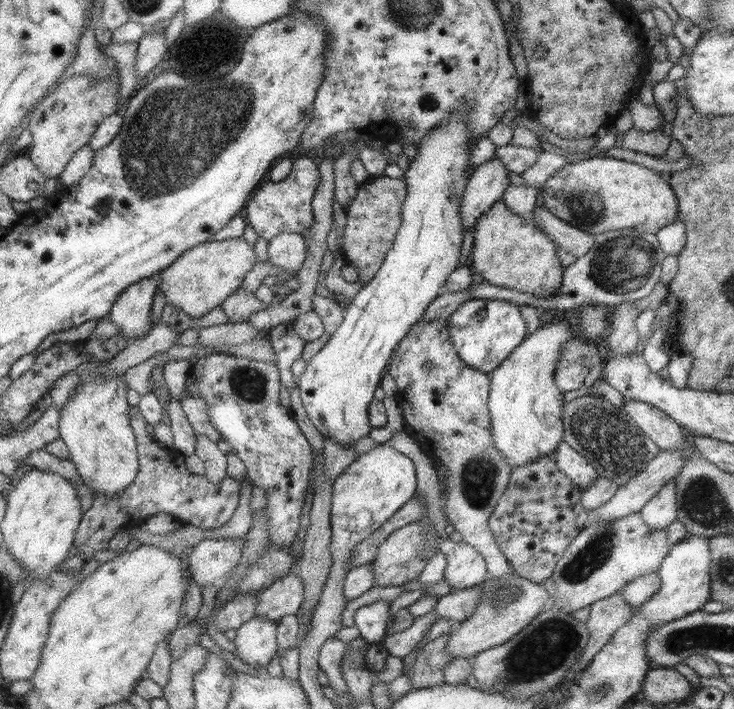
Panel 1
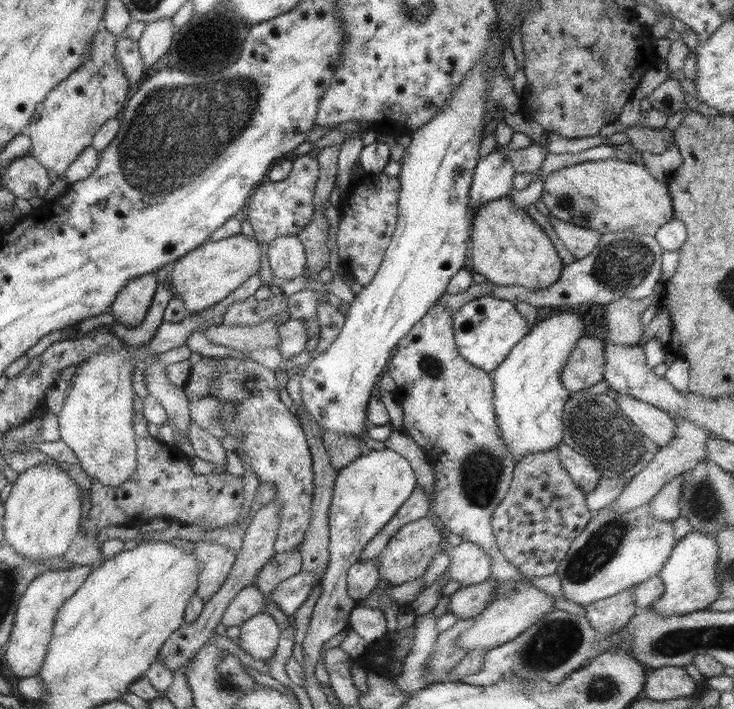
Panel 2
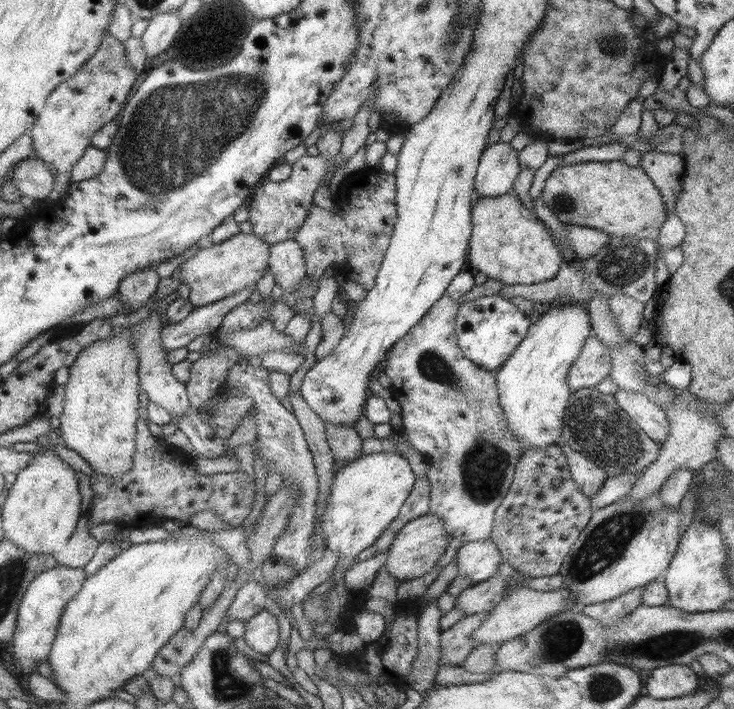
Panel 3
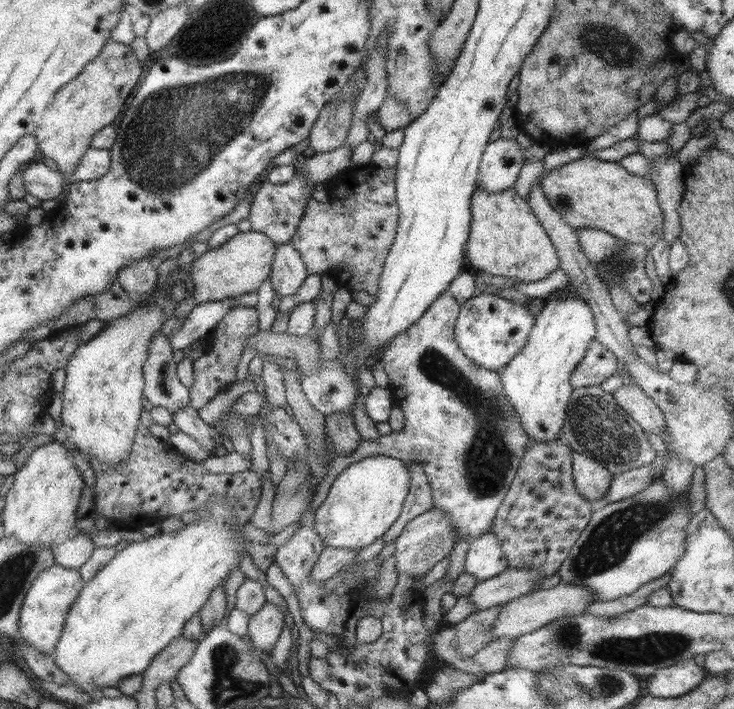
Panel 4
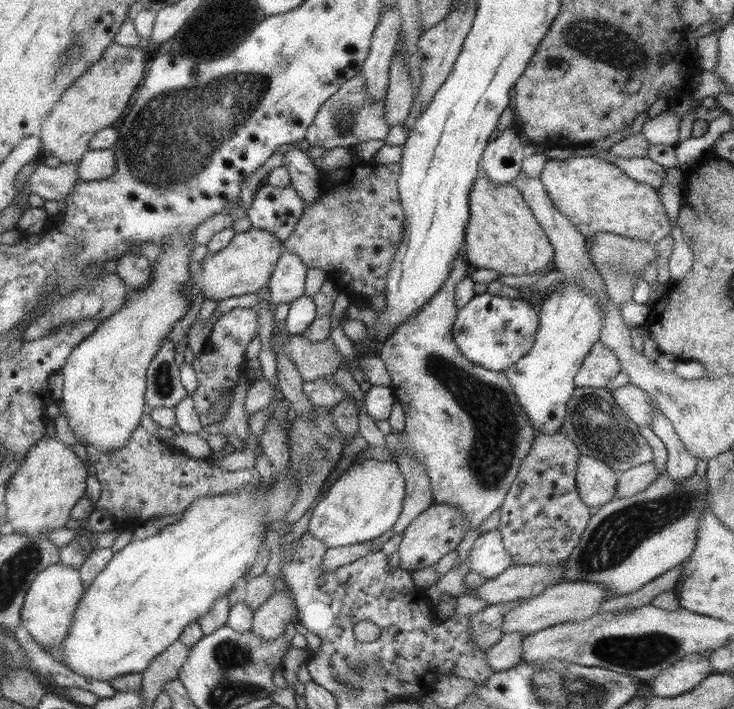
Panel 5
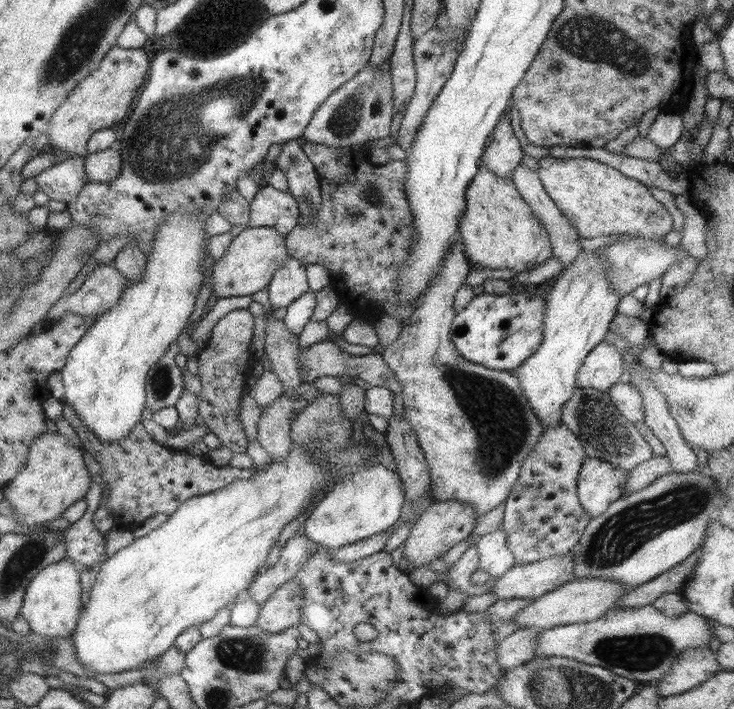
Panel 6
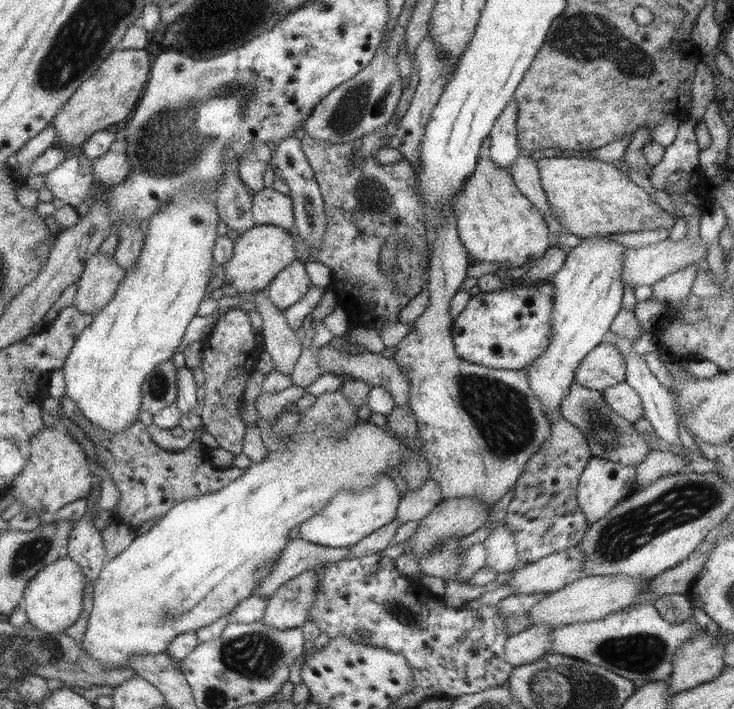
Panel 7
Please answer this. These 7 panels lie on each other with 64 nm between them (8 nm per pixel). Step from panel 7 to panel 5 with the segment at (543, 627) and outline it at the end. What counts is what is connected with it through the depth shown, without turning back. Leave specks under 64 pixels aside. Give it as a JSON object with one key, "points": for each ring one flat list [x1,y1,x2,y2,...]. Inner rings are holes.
{"points":[[517,632,502,634,500,640,496,644,493,644,489,649,484,651,484,662,486,663,486,666,491,671,500,672,518,665,520,663,520,655,522,652,521,640,524,636,527,635,523,635]]}

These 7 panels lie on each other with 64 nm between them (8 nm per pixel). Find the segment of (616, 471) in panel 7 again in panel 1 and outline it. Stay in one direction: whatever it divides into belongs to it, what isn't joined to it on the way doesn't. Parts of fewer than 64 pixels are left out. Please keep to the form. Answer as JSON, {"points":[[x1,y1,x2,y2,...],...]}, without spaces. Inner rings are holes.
{"points":[[563,440,557,445,551,456,555,460,557,470,565,474,580,489,590,487,598,477,595,468]]}

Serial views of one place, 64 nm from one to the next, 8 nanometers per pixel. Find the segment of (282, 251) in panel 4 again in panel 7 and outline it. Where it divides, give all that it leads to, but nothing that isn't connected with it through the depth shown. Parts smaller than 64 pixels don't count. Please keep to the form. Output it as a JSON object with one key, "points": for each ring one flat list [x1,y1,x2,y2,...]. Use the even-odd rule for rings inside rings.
{"points":[[293,259,285,269,277,272,266,292,273,306,285,310,299,297,303,297,310,287,304,263]]}

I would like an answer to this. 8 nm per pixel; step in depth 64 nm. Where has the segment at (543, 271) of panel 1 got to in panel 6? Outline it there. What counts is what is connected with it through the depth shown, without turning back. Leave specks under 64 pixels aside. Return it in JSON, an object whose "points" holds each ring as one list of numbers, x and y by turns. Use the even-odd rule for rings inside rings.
{"points":[[481,164,465,190,465,199,465,211,457,224,457,233,463,253,473,266,509,269,519,273,537,267,551,256,547,230,534,218,533,212,514,188,511,178,498,178]]}

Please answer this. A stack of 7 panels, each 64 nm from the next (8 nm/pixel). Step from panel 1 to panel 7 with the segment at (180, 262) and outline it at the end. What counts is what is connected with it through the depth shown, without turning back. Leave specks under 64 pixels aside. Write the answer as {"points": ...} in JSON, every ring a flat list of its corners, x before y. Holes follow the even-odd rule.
{"points":[[253,225,253,227,245,229,245,232,239,234,234,241,233,255,227,263,222,265,223,284,220,287,221,292,224,296,236,296,241,292,249,293,253,290,266,289,269,282,276,277,277,272,285,269,293,259,295,259,295,248,293,248,290,230,283,230,277,225]]}

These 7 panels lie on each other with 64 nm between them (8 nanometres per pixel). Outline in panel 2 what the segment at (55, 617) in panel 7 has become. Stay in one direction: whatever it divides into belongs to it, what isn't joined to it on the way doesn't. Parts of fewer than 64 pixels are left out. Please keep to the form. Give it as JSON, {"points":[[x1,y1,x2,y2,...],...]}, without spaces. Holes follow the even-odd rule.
{"points":[[75,565,59,570,49,569,39,573,29,582,19,597,12,628,4,646,3,662,11,676,20,680,37,675,46,654,57,609,61,608,65,599,77,591,77,587,81,586,91,571,91,565]]}

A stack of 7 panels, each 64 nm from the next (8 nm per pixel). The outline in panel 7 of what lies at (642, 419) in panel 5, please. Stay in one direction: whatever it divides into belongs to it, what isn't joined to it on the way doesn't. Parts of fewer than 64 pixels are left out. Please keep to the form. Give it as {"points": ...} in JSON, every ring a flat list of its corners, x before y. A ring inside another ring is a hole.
{"points":[[625,381,608,386,601,391,605,403,610,410,620,418,635,424,643,417,640,396]]}

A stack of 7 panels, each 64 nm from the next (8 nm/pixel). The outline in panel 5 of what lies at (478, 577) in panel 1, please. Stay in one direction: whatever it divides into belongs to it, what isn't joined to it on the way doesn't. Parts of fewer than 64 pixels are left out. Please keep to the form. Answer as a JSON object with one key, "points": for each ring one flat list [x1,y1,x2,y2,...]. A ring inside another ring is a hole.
{"points":[[496,528,479,535,468,556,469,571,477,572,485,579,497,577,512,564,511,556,503,548,501,534]]}

